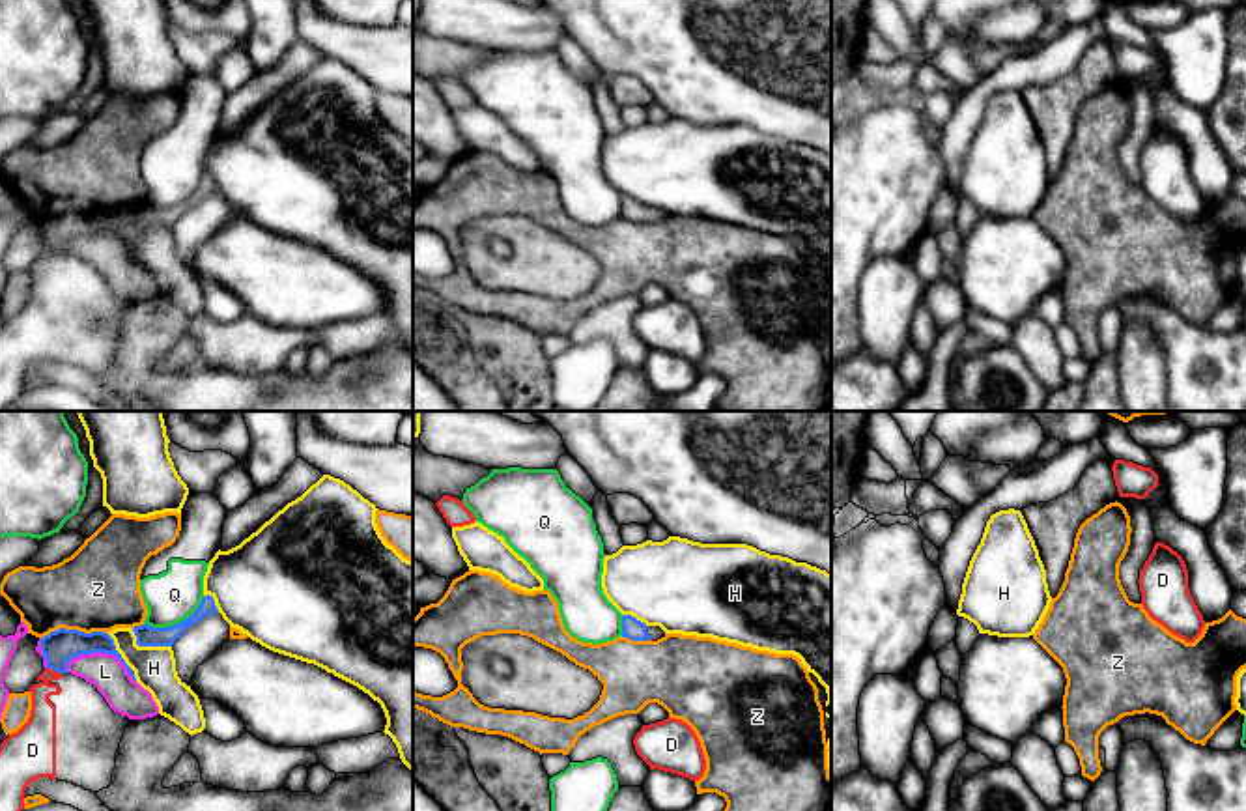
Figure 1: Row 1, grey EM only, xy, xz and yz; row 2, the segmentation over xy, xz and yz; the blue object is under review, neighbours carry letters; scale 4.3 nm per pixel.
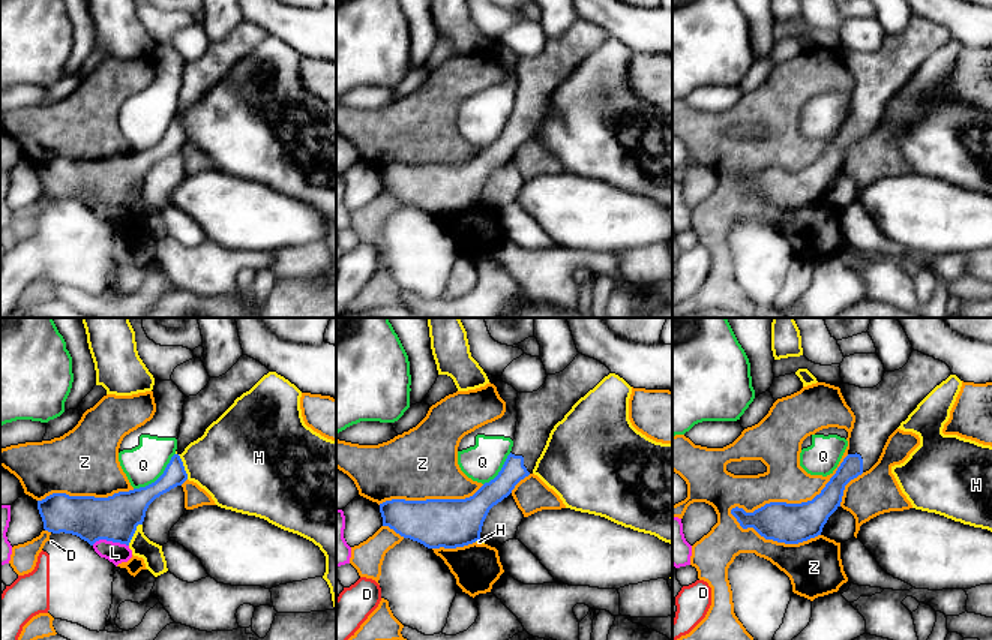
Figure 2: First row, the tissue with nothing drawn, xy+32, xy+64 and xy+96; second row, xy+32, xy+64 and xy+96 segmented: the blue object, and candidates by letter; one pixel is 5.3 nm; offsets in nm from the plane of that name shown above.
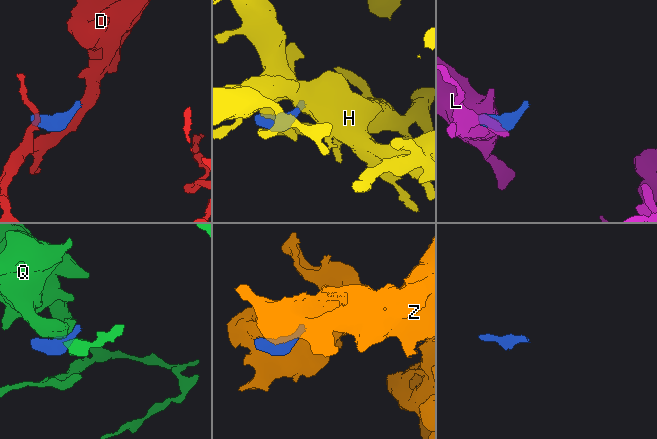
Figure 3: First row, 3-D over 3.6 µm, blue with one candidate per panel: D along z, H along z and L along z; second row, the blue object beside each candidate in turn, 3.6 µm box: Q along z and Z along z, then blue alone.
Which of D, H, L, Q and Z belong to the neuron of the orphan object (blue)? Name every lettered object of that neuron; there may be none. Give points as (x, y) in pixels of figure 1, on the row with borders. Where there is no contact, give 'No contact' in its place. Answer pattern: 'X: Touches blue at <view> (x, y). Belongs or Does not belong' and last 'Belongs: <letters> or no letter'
D: Touches blue at xy (55, 669). Does not belong
H: Touches blue at xy (146, 645). Does not belong
L: Touches blue at xy (103, 653). Does not belong
Q: Touches blue at xy (176, 625). Does not belong
Z: Touches blue at xy (73, 630). Does not belong
Belongs: no letter

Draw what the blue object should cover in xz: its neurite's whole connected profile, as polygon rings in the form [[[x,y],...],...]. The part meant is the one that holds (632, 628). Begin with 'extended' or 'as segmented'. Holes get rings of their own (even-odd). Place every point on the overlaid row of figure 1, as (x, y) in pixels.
extended | [[[631,615],[622,617],[622,637],[631,641],[658,641],[665,637],[665,632],[659,626],[646,626]]]

